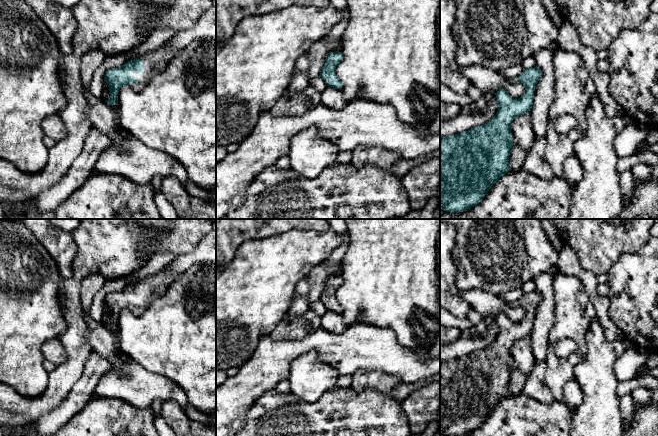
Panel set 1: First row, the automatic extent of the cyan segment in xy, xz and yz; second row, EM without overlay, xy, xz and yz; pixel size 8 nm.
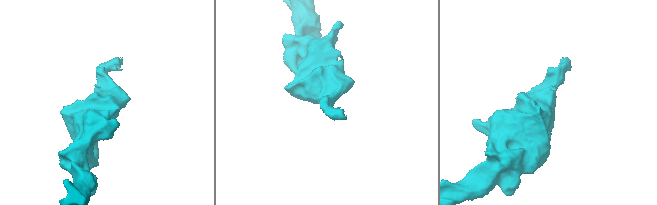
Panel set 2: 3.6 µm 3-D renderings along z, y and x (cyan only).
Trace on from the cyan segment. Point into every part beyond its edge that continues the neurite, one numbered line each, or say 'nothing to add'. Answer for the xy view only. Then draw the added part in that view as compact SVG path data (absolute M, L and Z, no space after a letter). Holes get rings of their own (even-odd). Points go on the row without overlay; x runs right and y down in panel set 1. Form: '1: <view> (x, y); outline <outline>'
1: xy (155, 285); outline M163 268L156 274L152 274L145 278L132 282L131 284L134 284L135 282L142 284L144 296L130 297L130 301L138 301L138 308L133 309L129 307L127 308L127 310L136 316L143 314L157 298L165 294L169 286L179 277L180 275L174 275L167 269Z

